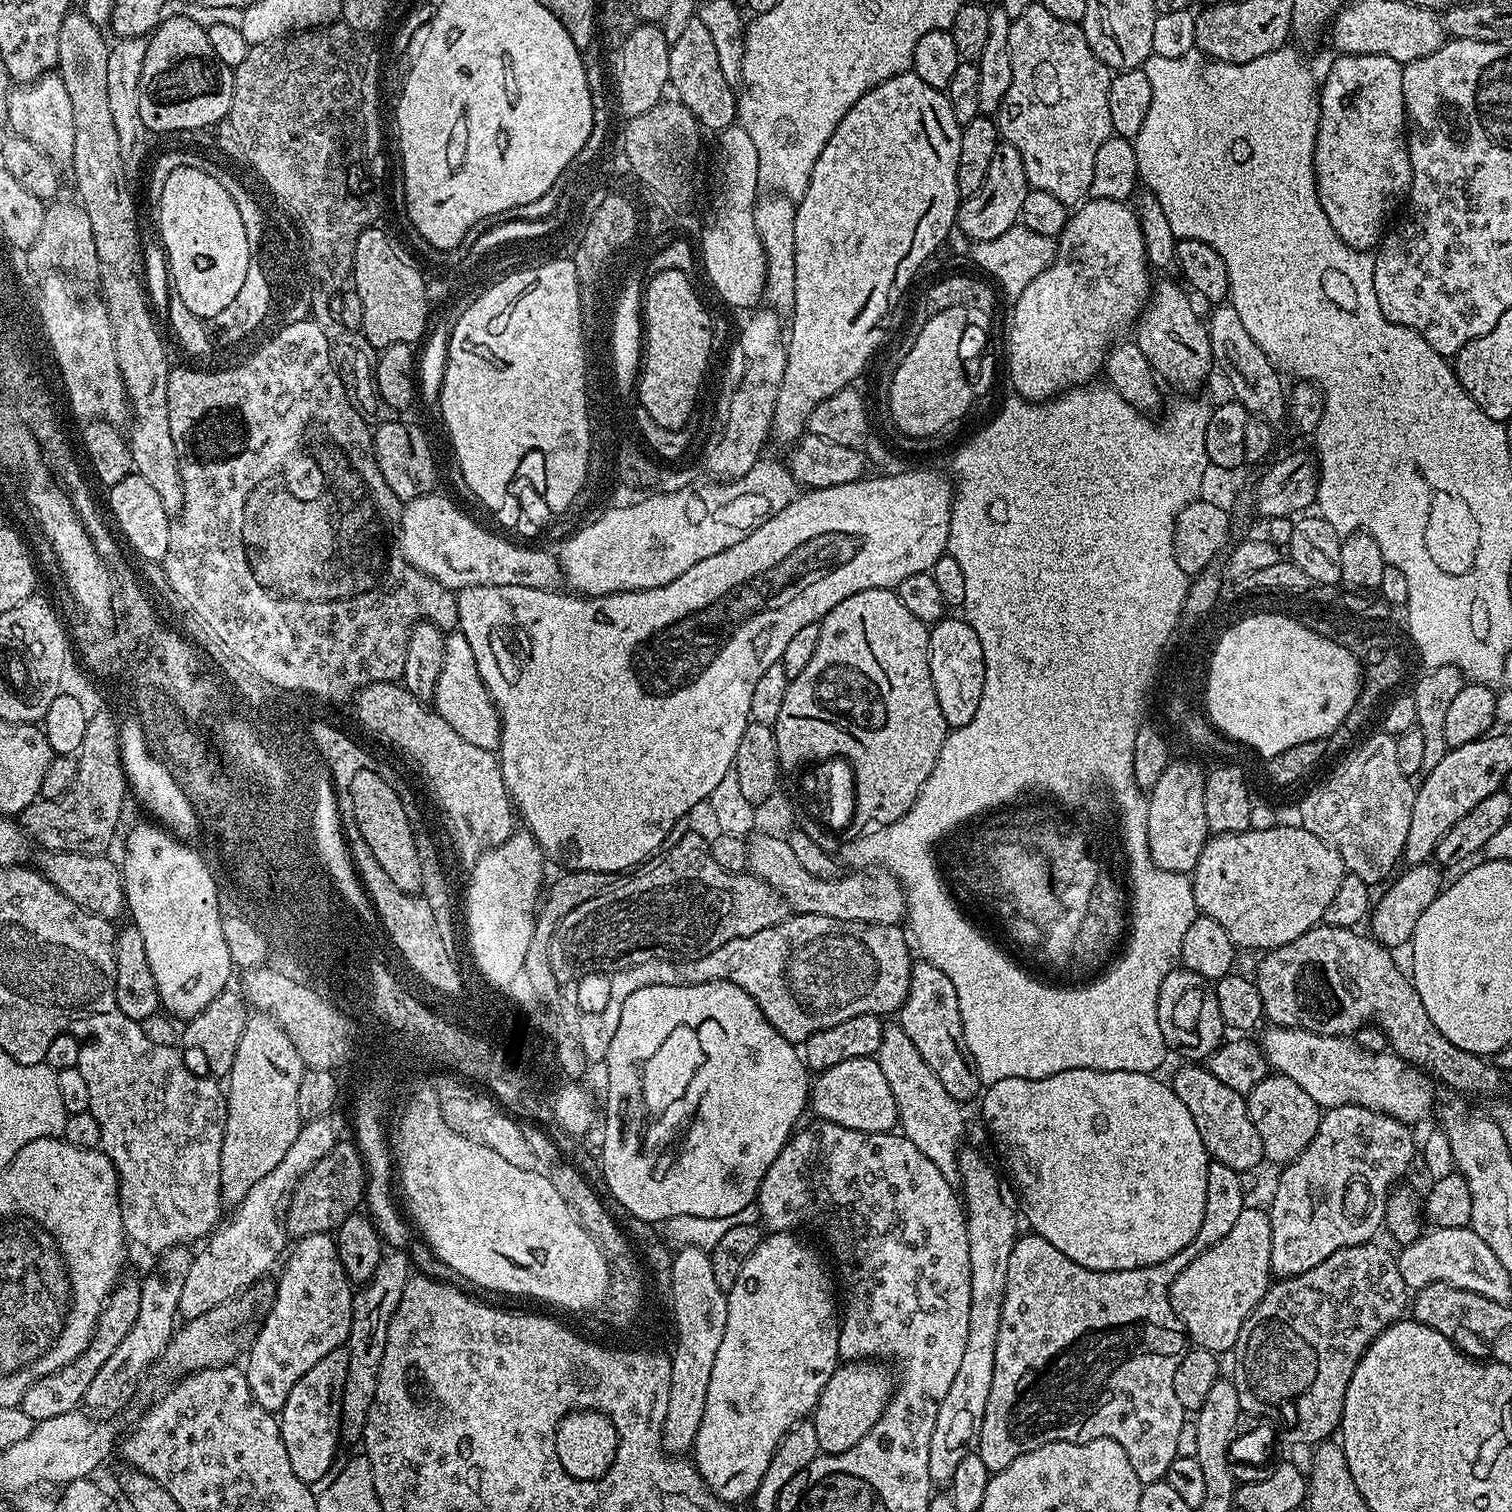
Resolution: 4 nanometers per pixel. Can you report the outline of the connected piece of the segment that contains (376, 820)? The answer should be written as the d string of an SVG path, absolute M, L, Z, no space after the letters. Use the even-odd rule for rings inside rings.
M363 766L353 771L352 779L347 785L347 788L349 787L347 795L354 804L352 816L356 819L362 838L366 838L366 846L370 846L370 851L374 853L374 858L378 858L382 870L386 870L390 882L394 882L398 890L417 893L421 889L421 864L418 860L416 835L412 832L412 823L407 817L406 810L402 808L399 795L394 787L390 786L388 778L380 777L369 768ZM386 814L396 814L396 816L386 816Z

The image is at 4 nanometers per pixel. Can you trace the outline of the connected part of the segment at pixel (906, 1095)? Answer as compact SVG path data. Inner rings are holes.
M885 1023L882 1030L882 1042L878 1046L874 1058L878 1062L878 1066L882 1066L882 1074L886 1074L886 1082L890 1082L890 1094L894 1094L894 1102L898 1106L898 1114L900 1115L899 1131L907 1140L914 1142L914 1146L918 1150L922 1150L922 1154L926 1154L926 1158L930 1158L930 1162L934 1162L934 1166L938 1166L938 1170L947 1180L955 1181L960 1171L962 1145L965 1143L965 1141L963 1142L964 1112L960 1109L963 1108L961 1101L950 1098L950 1094L946 1094L942 1082L938 1082L938 1074L934 1074L934 1070L930 1070L930 1066L926 1066L922 1054L918 1054L914 1042L910 1042L906 1030L902 1030L899 1023Z

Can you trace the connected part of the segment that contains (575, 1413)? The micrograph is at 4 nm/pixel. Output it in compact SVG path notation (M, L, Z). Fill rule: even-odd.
M600 1404L596 1408L564 1408L564 1416L556 1416L556 1460L560 1460L560 1468L576 1484L600 1484L600 1480L608 1480L612 1468L616 1468L616 1460L620 1460L620 1444L624 1444L620 1424Z

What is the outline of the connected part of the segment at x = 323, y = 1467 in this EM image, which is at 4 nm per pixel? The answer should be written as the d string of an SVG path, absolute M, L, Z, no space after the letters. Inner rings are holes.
M336 1348L326 1354L326 1358L321 1358L315 1366L310 1366L310 1370L306 1370L306 1374L302 1374L298 1382L294 1382L294 1390L290 1390L278 1413L280 1437L286 1446L290 1466L301 1482L309 1486L319 1485L333 1471L336 1447L342 1444L340 1415L347 1365L348 1354L344 1348Z

